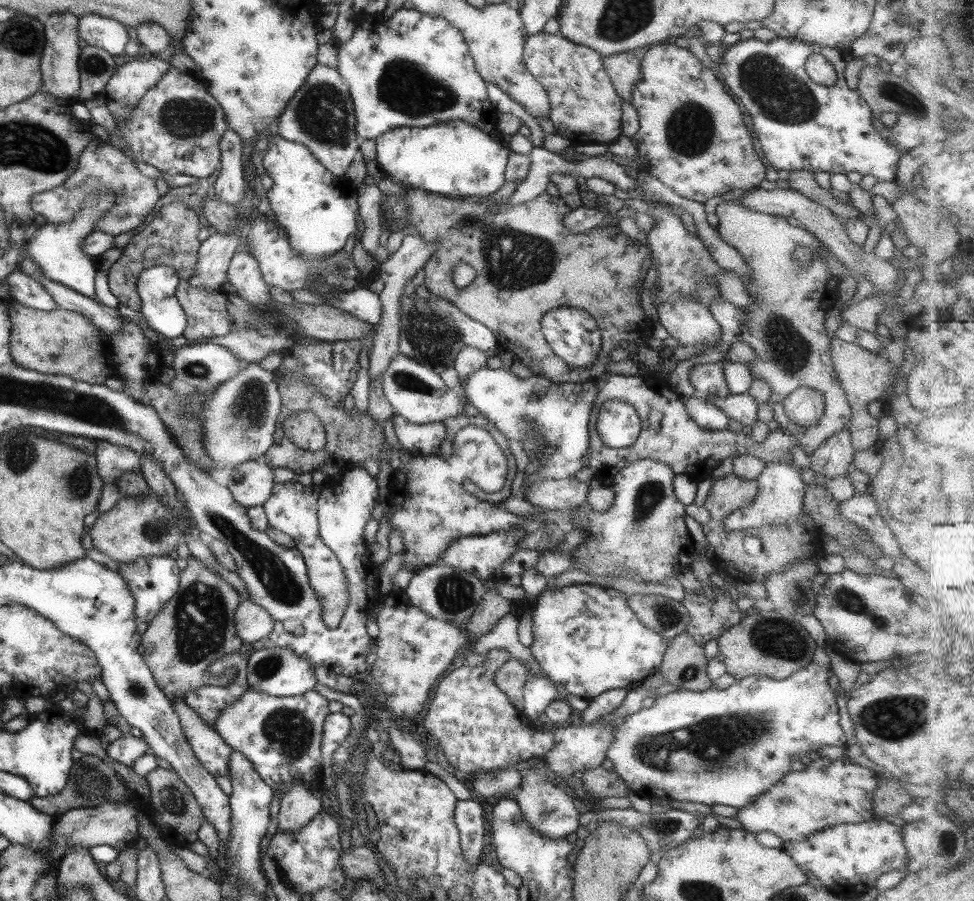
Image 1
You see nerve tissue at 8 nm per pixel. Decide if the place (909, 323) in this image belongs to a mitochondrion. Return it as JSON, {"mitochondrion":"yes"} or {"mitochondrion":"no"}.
{"mitochondrion":"no"}

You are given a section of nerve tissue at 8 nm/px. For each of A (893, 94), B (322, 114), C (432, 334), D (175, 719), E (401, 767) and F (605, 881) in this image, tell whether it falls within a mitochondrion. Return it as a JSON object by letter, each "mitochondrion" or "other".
{"A":"mitochondrion","B":"mitochondrion","C":"mitochondrion","D":"other","E":"other","F":"other"}

